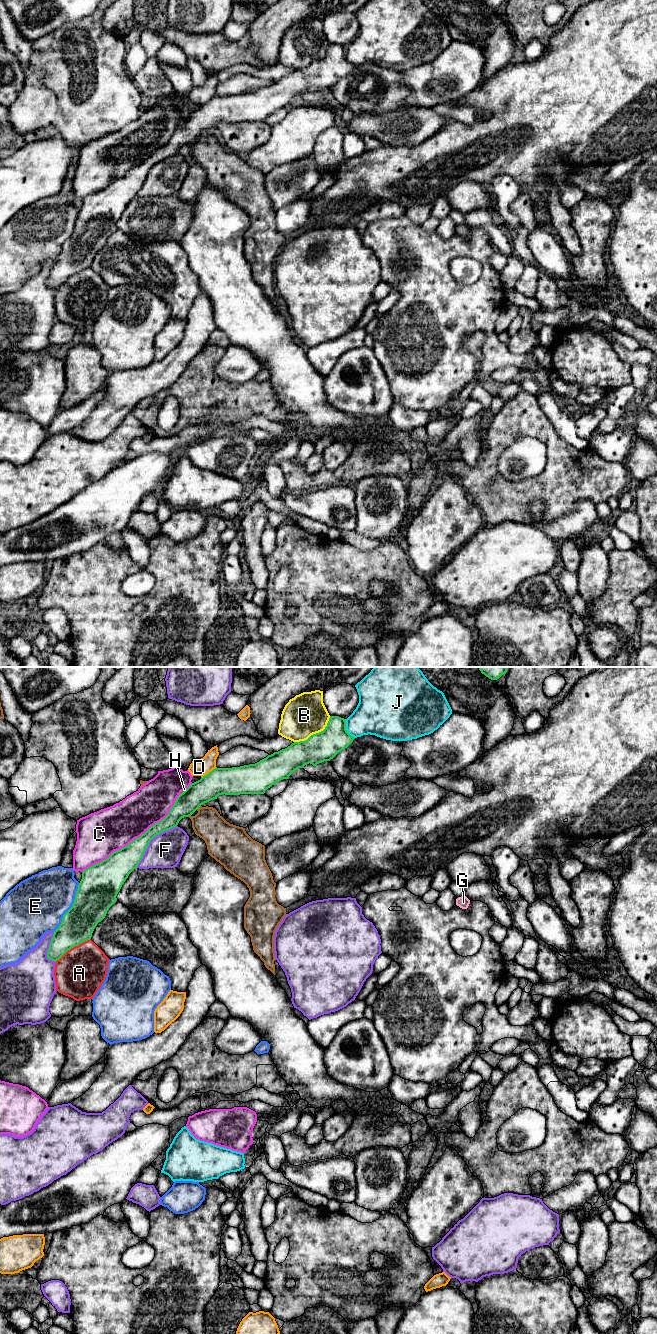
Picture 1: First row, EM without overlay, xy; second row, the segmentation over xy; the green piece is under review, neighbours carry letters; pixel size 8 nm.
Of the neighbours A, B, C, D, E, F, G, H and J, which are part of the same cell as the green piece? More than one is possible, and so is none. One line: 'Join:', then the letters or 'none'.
Join: G

